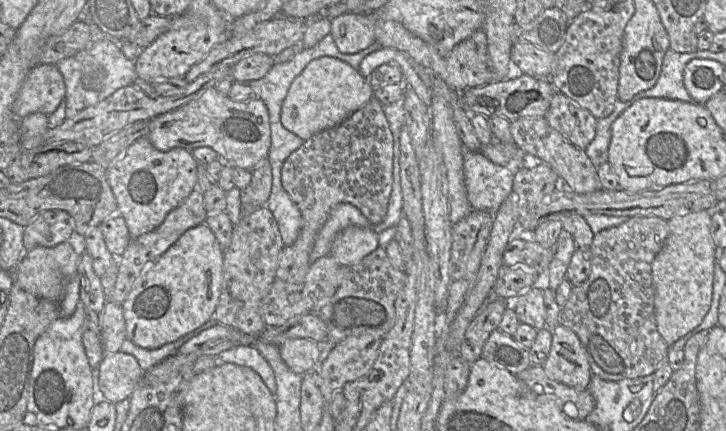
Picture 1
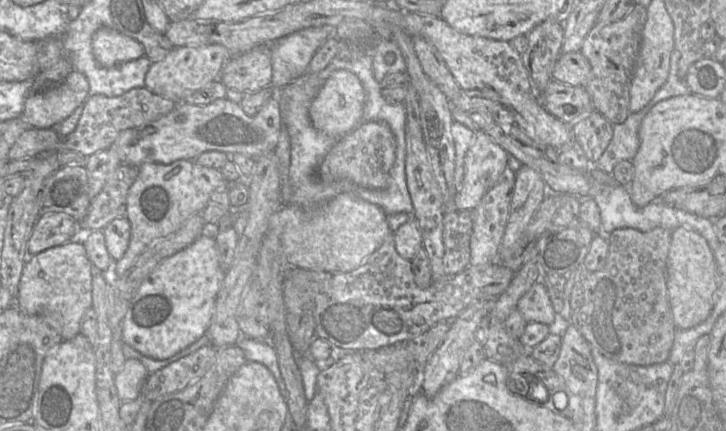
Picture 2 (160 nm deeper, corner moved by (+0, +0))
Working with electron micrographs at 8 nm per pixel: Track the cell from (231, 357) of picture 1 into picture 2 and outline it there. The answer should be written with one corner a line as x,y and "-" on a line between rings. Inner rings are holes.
242,336
236,346
244,352
247,362
258,362
266,366
273,374
279,386
280,393
286,400
287,391
280,372
276,349
267,341
256,341
247,336

